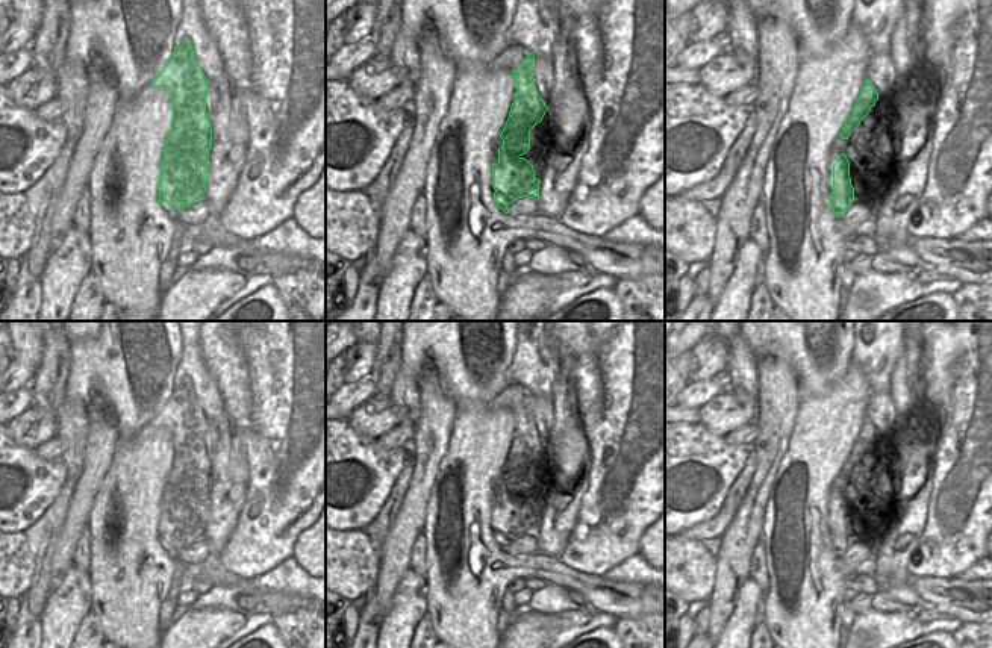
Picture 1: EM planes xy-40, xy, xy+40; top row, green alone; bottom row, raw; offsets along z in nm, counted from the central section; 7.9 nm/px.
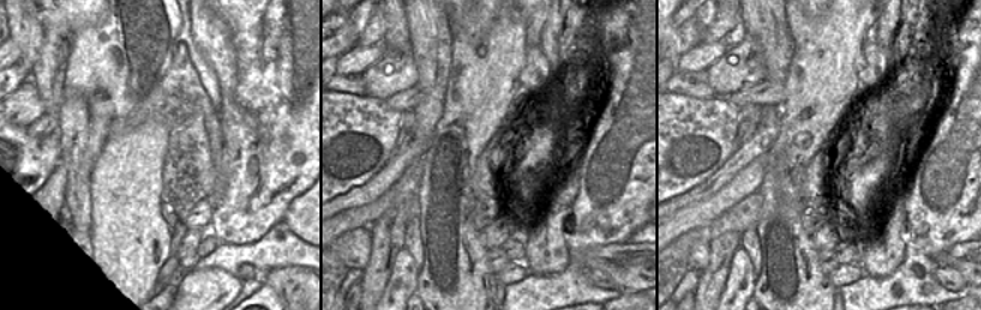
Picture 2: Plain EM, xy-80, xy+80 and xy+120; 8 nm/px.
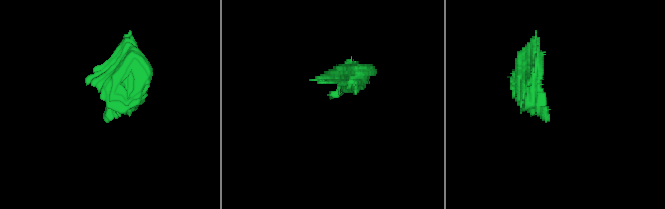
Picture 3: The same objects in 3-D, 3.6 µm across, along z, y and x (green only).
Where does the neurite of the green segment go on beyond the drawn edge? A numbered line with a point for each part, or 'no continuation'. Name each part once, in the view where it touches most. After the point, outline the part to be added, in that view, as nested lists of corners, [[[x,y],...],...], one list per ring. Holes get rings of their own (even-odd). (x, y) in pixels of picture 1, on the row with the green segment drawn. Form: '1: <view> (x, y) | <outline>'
no continuation

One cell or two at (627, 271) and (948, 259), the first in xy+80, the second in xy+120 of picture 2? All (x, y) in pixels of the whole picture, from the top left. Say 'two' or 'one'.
one

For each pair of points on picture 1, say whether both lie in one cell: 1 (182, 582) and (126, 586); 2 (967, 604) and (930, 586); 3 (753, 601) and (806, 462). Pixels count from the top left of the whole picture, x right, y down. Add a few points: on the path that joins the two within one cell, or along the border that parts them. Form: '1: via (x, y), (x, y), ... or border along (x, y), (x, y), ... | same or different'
1: border along (174, 577), (170, 588) | different
2: via (957, 598), (939, 592) | same
3: border along (765, 592), (762, 621) | different

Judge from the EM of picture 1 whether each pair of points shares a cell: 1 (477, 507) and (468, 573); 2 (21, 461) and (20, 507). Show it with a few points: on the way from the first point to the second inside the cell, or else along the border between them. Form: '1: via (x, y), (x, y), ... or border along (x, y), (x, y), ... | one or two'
1: via (471, 524), (471, 556) | one
2: via (32, 473), (32, 483), (24, 495) | one

